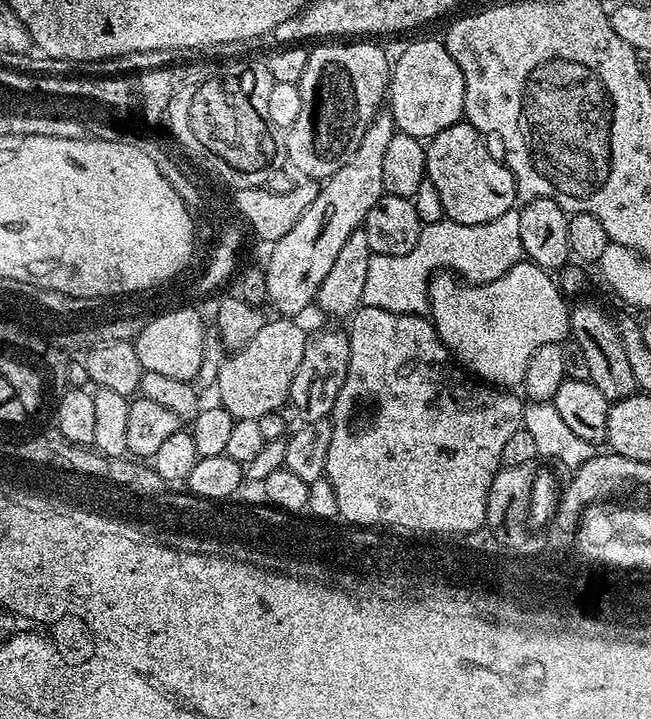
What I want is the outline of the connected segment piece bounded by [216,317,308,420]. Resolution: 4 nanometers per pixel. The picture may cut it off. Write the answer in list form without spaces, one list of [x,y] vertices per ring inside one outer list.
[[[291,317],[271,319],[262,326],[248,352],[240,351],[228,356],[216,372],[224,376],[224,388],[216,392],[219,403],[236,420],[259,420],[263,414],[278,411],[270,406],[270,346],[305,346],[308,332]]]

